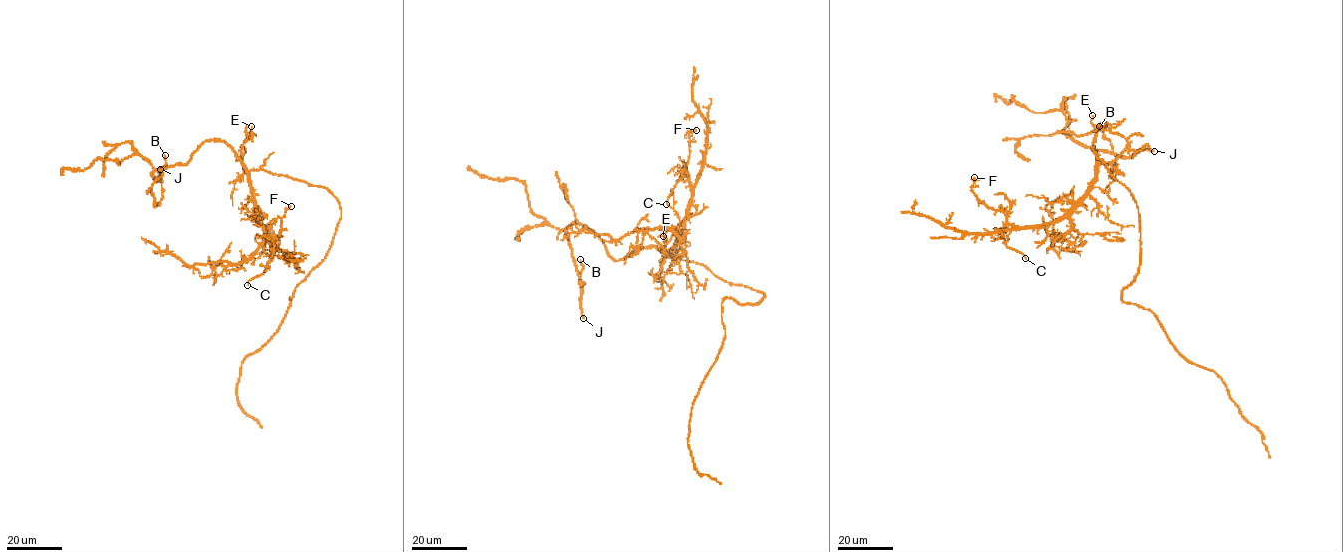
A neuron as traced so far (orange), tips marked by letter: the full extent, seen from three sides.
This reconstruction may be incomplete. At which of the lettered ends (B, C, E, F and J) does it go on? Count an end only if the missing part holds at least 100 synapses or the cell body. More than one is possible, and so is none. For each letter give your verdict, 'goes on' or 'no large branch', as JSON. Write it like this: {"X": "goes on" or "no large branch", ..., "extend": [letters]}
{"B": "no large branch", "C": "no large branch", "E": "no large branch", "F": "no large branch", "J": "goes on", "extend": ["J"]}

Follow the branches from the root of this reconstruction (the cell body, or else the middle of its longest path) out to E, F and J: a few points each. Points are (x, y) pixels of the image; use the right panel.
E: (1137, 204), (1103, 162), (1113, 161), (1127, 140), (1098, 130), (1091, 122), (1092, 115)
F: (1137, 204), (1103, 161), (1096, 180), (1063, 216), (1014, 227), (974, 193), (974, 177)
J: (1137, 204), (1097, 158), (1093, 138), (1098, 126), (1107, 124), (1083, 135), (1060, 131), (1122, 156), (1154, 151)

